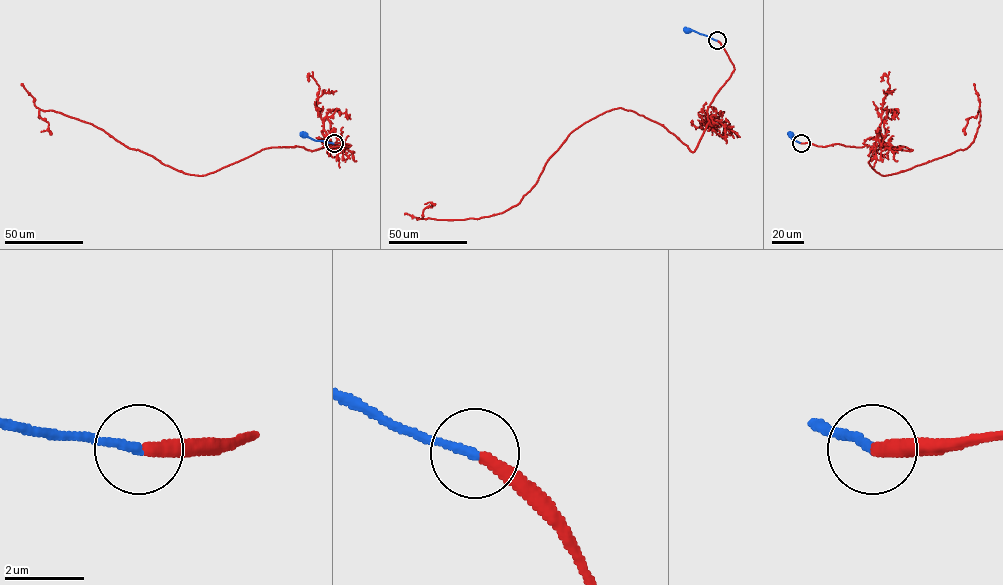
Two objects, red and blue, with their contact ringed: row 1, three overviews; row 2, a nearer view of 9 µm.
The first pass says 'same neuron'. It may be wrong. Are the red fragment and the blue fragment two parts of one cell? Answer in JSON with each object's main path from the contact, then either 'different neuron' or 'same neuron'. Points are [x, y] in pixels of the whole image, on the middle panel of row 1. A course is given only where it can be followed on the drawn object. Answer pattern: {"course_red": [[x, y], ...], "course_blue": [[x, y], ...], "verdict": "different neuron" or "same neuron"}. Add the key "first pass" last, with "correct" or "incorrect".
{"course_red": [[717, 41], [734, 69], [693, 152], [614, 108], [574, 130], [501, 213], [423, 219], [424, 204]], "course_blue": [[717, 41], [688, 29]], "verdict": "same neuron", "first pass": "correct"}

